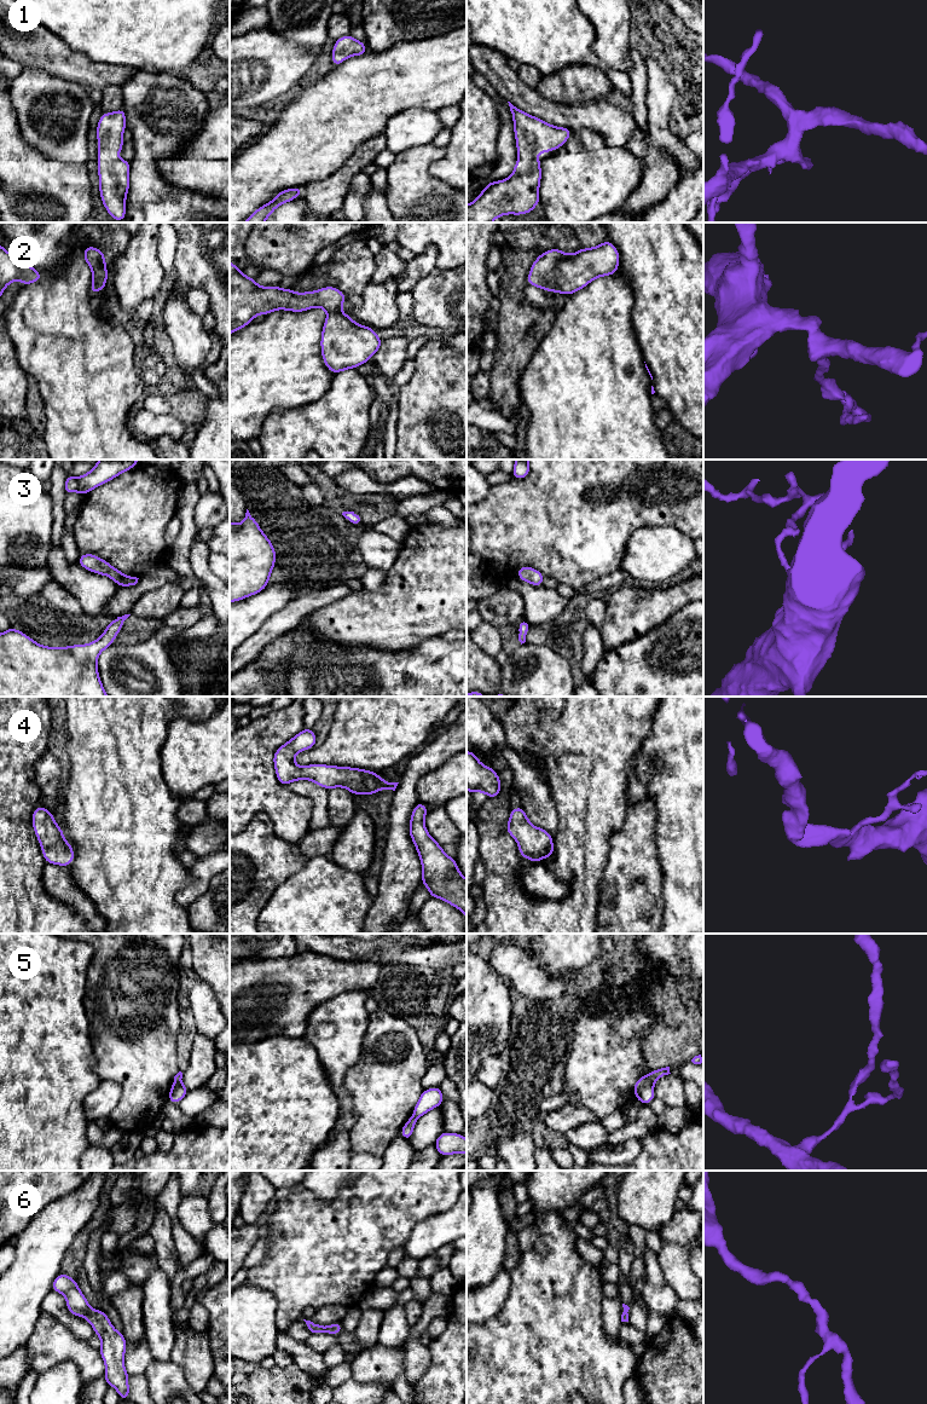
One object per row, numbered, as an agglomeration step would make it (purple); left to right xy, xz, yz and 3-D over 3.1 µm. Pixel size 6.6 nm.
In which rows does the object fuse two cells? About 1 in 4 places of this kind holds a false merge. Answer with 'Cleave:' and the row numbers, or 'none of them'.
Cleave: 5

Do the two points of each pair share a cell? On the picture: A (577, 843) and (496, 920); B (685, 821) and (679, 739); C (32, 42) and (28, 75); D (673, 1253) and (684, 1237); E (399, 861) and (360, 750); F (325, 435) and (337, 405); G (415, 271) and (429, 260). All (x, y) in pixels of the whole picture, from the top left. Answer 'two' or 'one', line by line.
A: one
B: one
C: two
D: two
E: two
F: one
G: one

